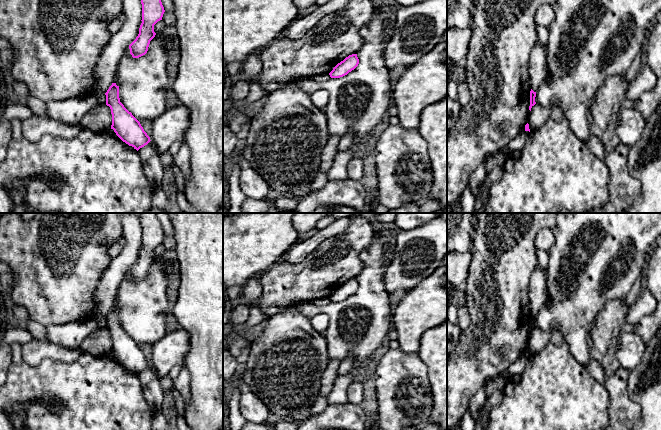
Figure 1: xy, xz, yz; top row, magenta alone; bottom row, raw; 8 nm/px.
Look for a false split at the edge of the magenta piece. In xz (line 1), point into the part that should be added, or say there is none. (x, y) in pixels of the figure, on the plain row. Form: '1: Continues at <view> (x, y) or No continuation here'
1: No continuation here

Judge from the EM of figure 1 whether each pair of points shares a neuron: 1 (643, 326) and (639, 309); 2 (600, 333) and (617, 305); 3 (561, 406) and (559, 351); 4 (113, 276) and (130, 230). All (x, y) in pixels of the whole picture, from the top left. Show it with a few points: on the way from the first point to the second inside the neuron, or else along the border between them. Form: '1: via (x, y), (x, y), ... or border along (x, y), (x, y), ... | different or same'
1: border along (650, 313), (645, 315), (637, 324) | different
2: via (607, 326), (615, 312) | same
3: via (559, 392), (559, 365) | same
4: via (120, 265), (130, 254), (130, 241) | same

